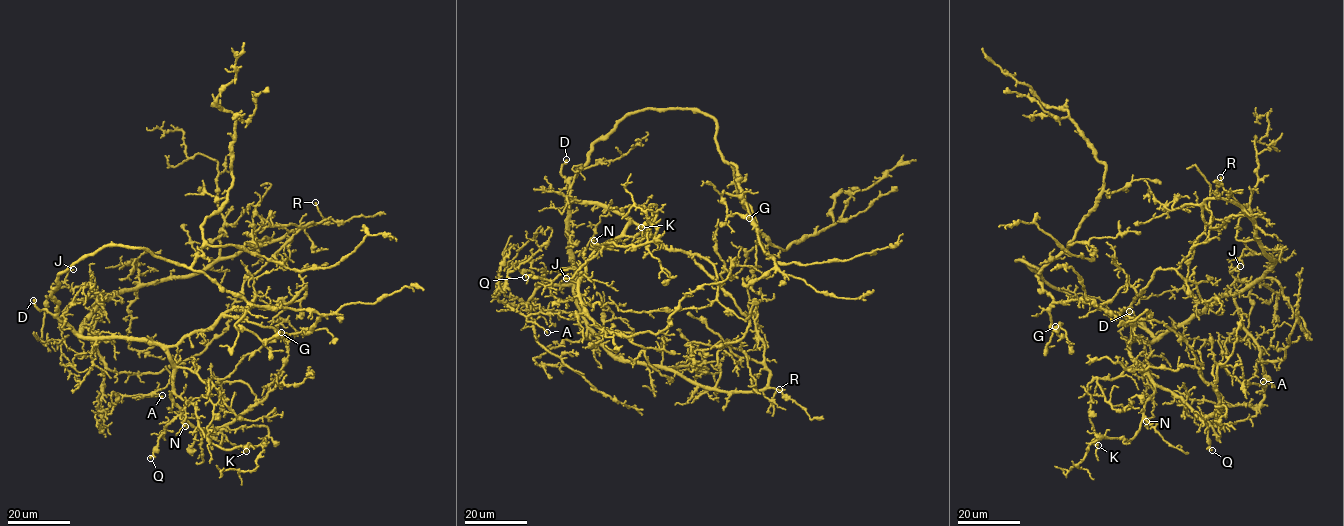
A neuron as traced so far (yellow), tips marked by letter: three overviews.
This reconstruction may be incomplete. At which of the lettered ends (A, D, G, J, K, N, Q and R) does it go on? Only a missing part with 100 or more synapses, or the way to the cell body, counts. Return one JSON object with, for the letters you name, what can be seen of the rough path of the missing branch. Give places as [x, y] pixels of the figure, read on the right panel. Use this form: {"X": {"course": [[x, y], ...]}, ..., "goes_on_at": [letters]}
{"D": {"course": [[1129, 311], [1118, 306], [1091, 305], [1085, 299], [1086, 286], [1061, 283], [1045, 272], [1042, 274]]}, "goes_on_at": ["D"]}

